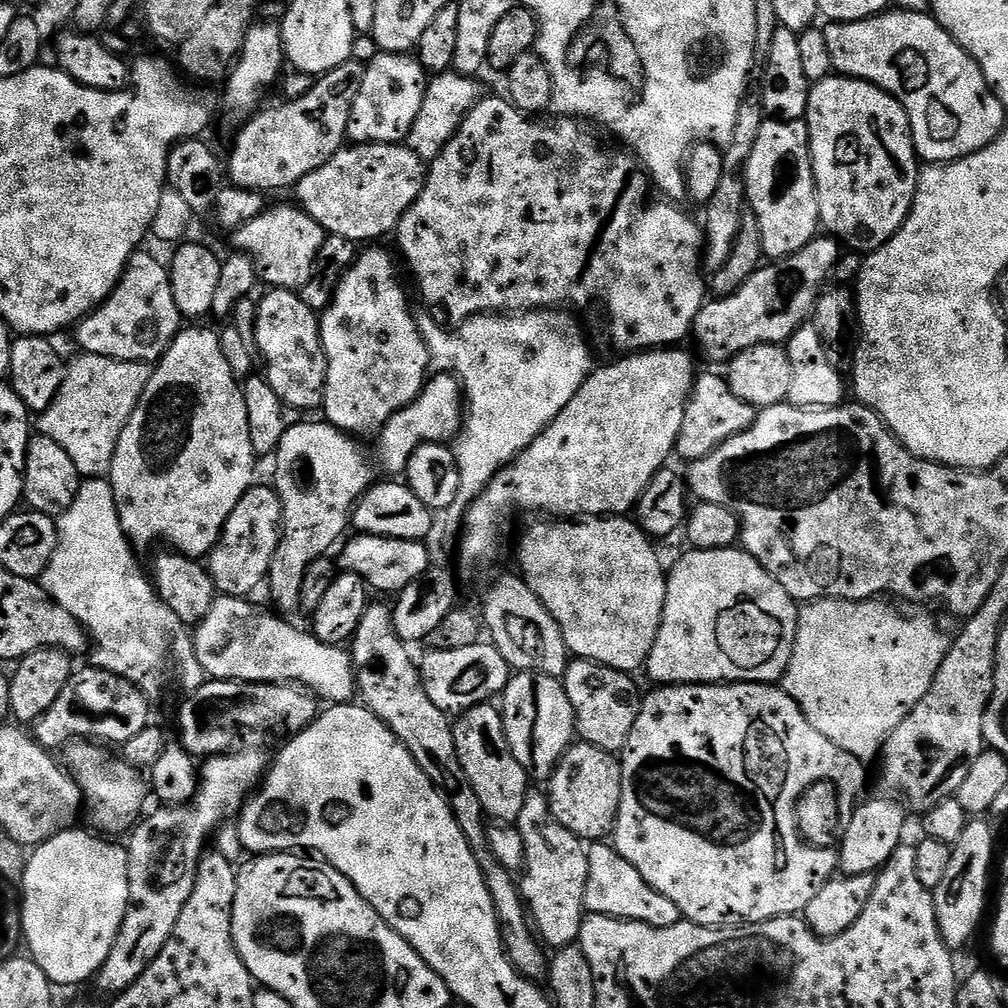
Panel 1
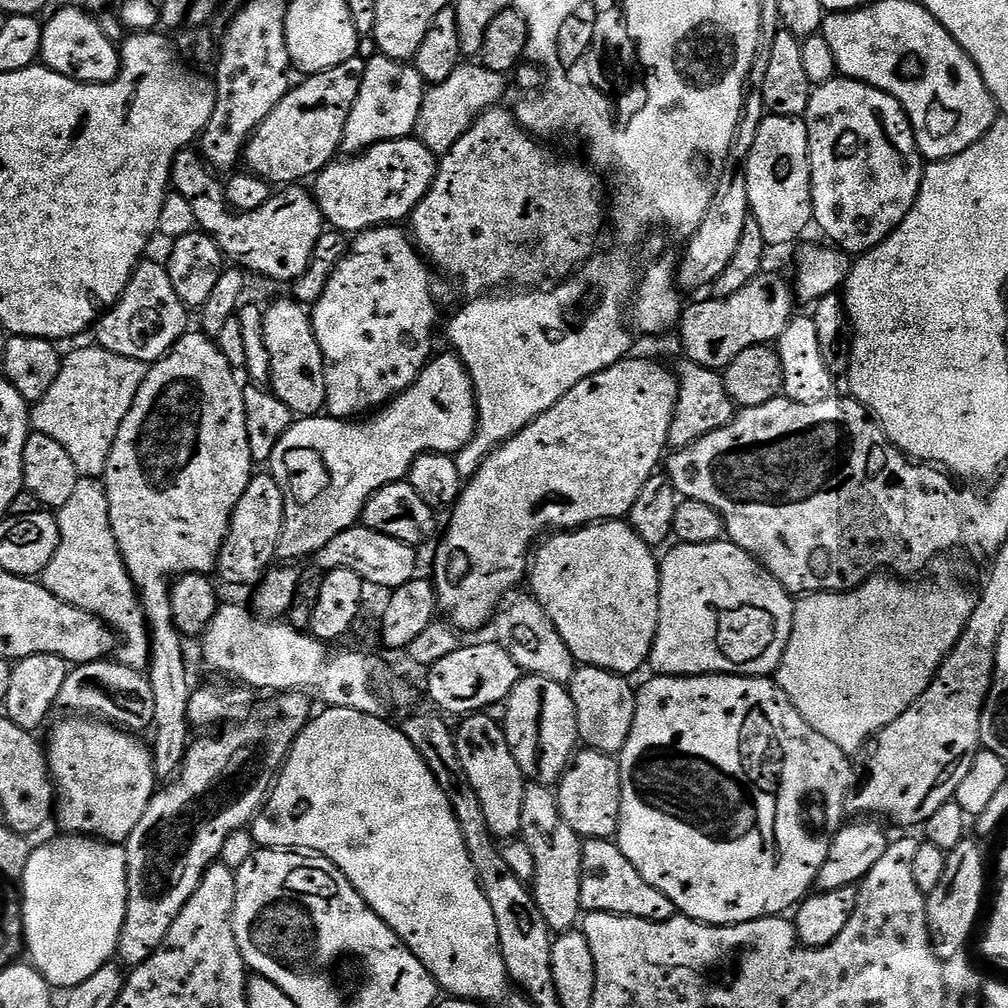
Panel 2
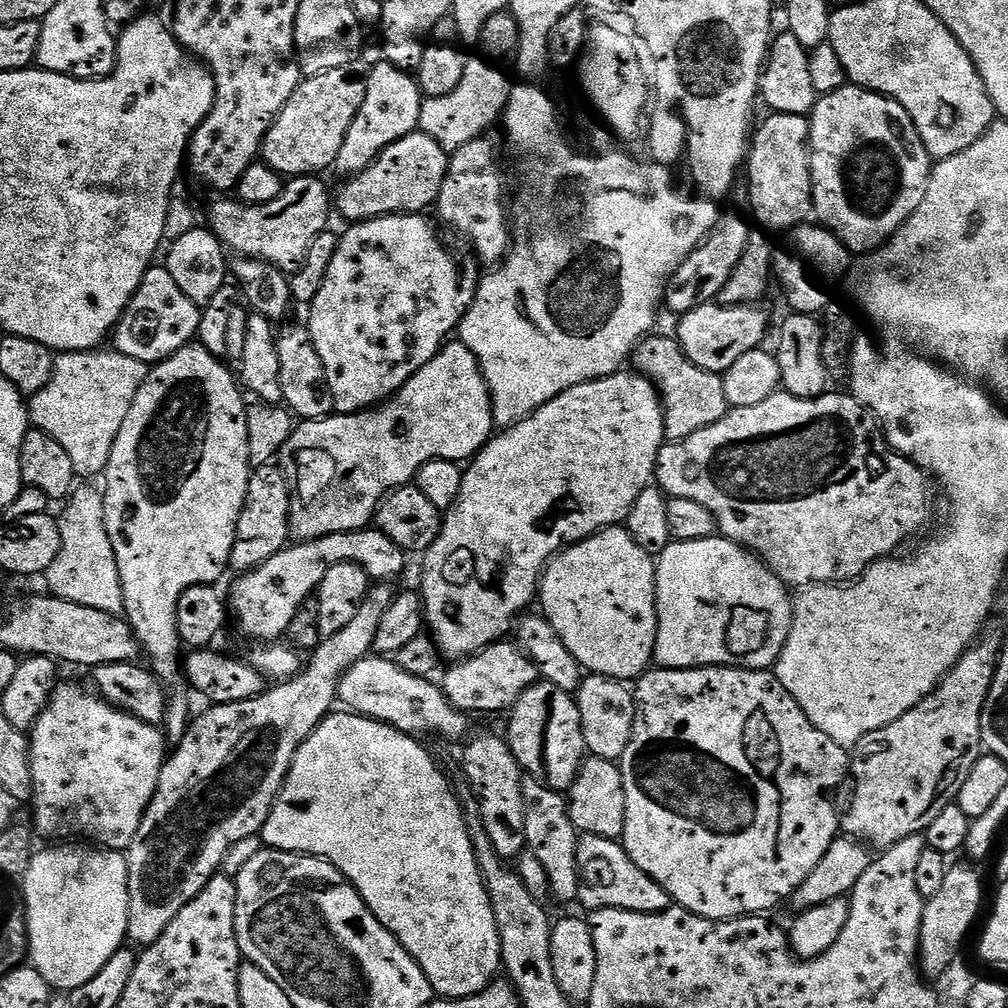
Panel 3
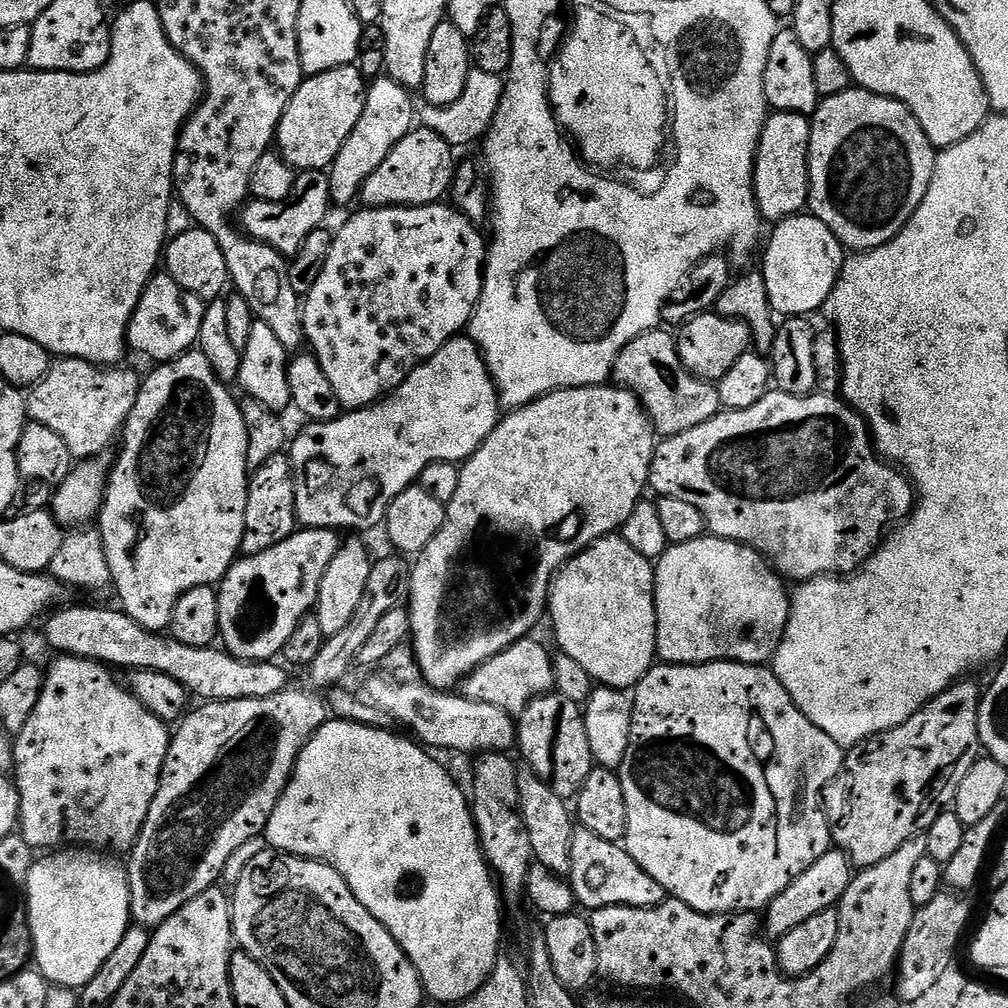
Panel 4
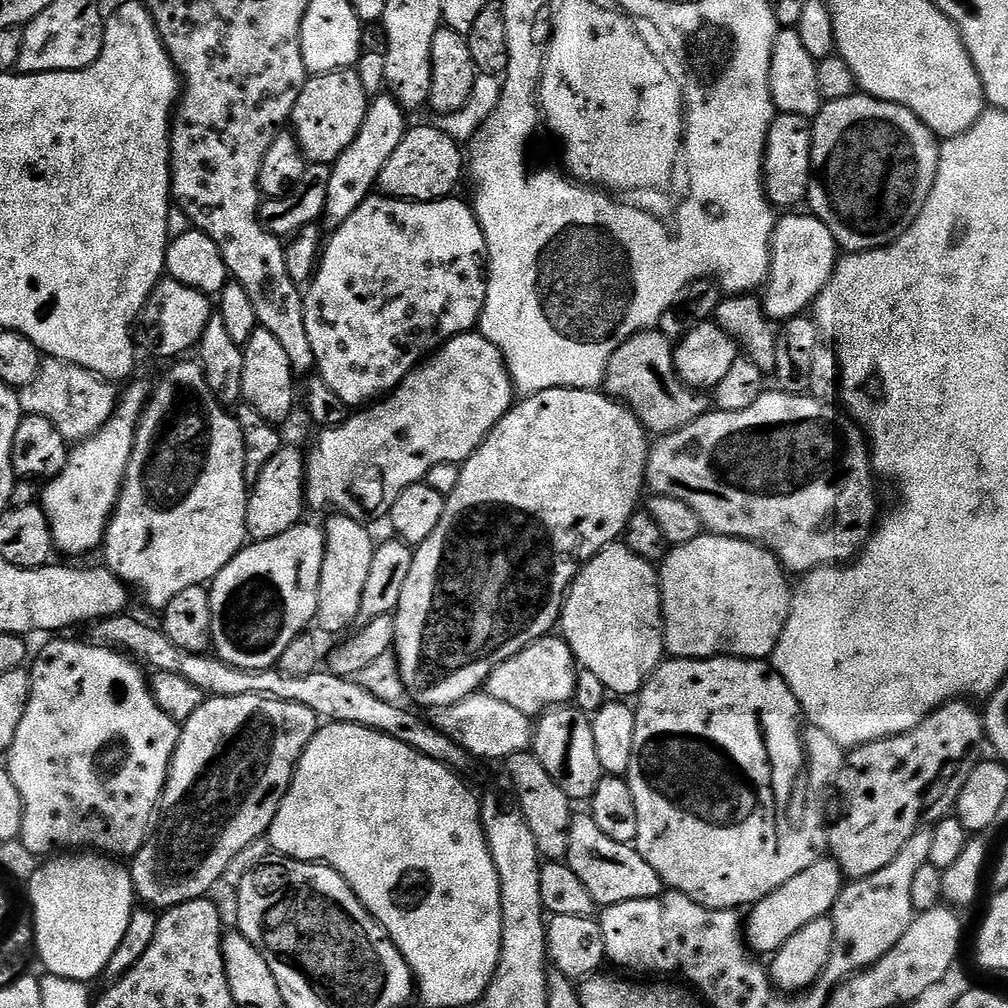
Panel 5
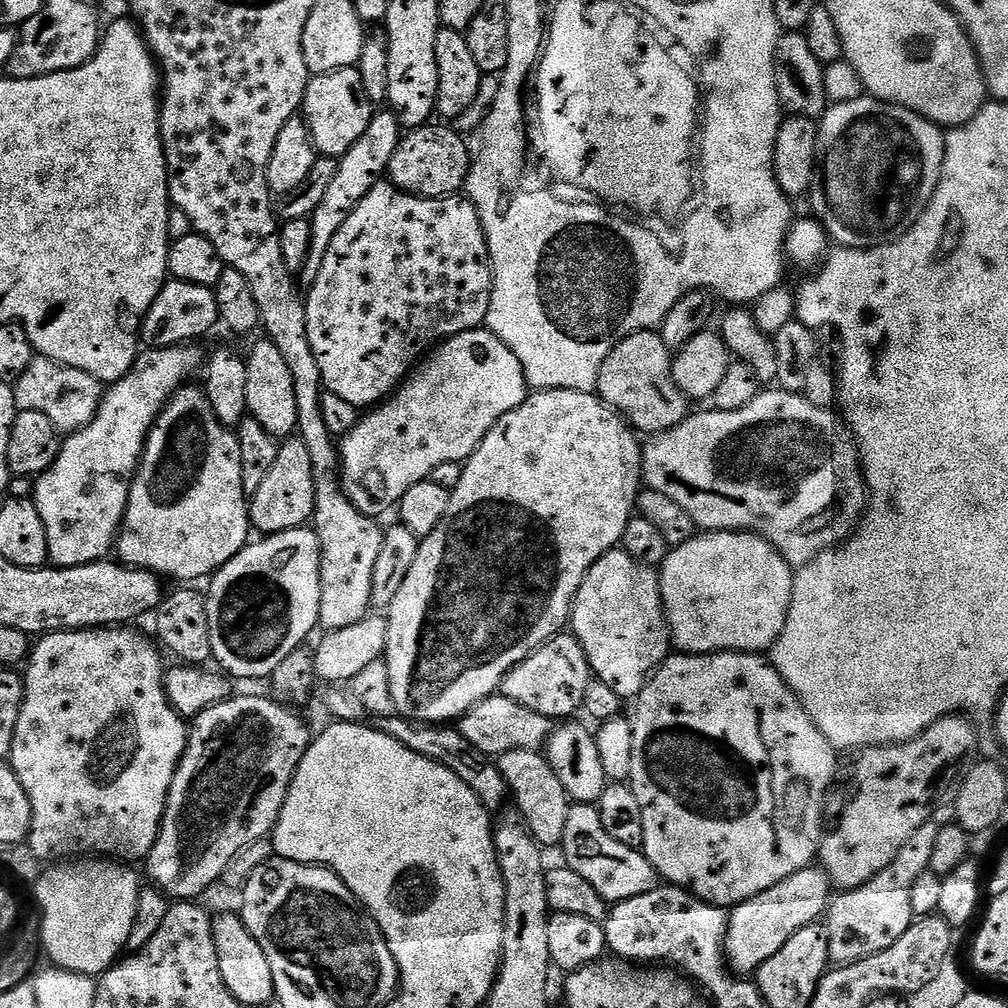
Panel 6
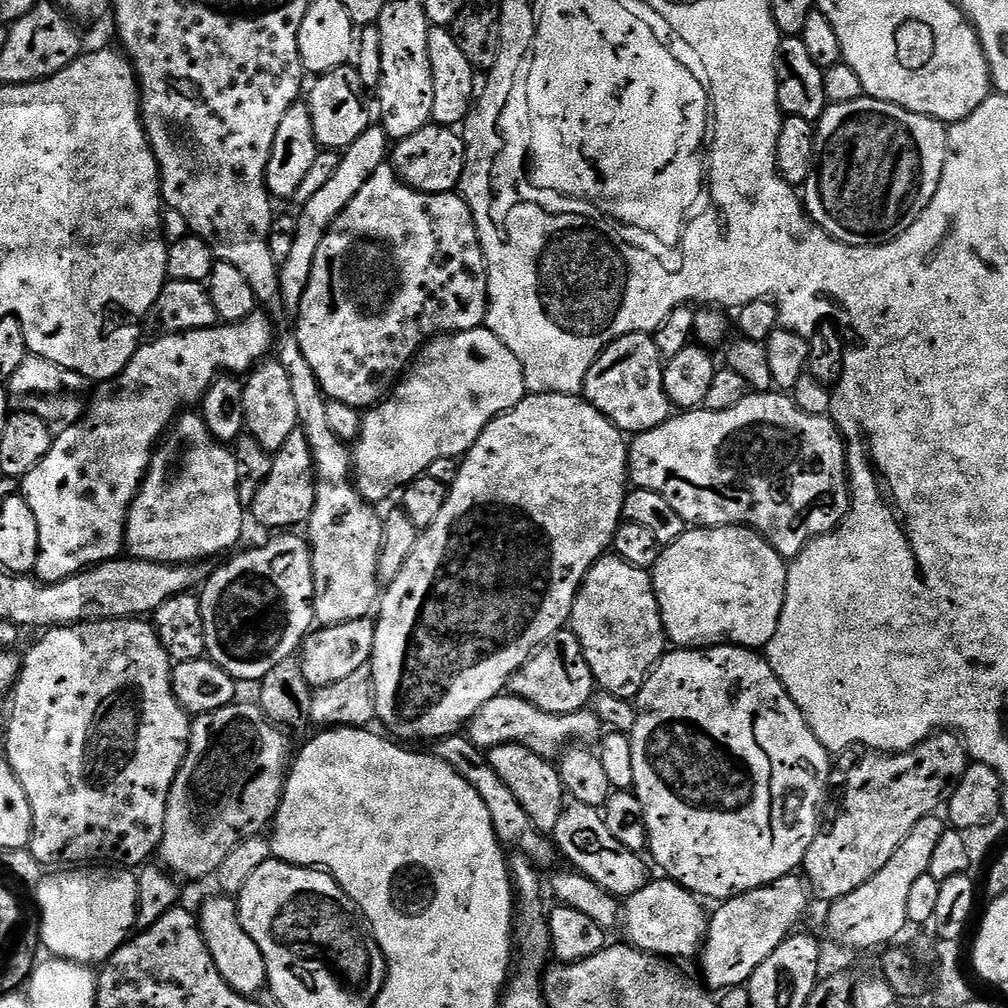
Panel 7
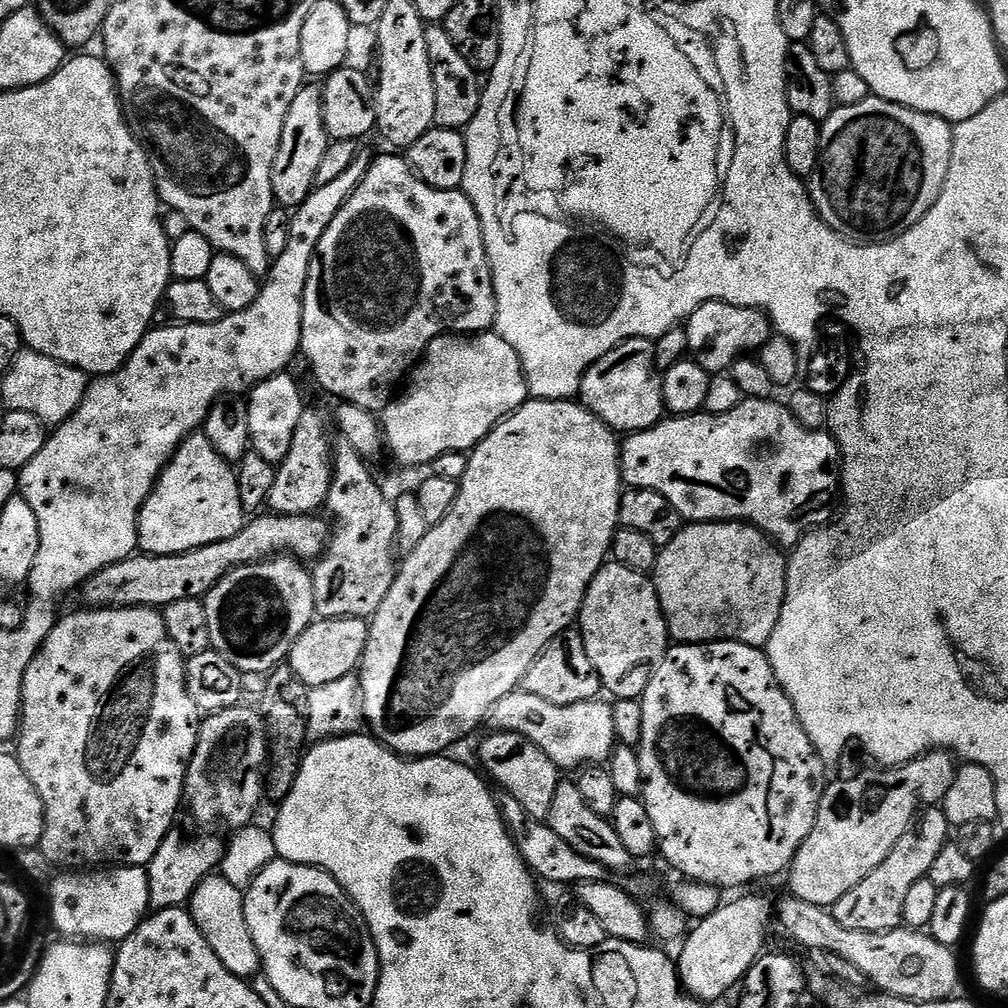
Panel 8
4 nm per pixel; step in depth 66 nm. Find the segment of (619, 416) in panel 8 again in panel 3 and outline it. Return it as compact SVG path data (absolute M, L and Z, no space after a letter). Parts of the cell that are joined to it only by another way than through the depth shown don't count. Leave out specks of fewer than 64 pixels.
M649 335L636 345L635 352L632 353L630 360L634 365L635 371L639 375L645 376L660 395L660 403L664 407L664 431L669 441L685 440L690 438L698 430L706 430L706 426L714 426L730 410L726 402L726 390L722 390L723 375L710 370L702 370L702 366L694 366L690 358L680 349L680 344L671 335L656 336Z

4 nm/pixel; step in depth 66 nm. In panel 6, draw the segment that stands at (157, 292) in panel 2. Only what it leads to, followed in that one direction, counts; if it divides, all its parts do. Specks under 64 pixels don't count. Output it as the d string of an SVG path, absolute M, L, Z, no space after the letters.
M169 279L162 286L158 298L154 298L154 302L150 306L148 313L145 314L139 339L143 343L145 340L145 345L148 348L173 348L179 344L191 345L193 342L200 342L196 340L202 339L212 327L217 327L219 319L218 302L216 301L216 294L213 289L206 286L194 286L190 282Z

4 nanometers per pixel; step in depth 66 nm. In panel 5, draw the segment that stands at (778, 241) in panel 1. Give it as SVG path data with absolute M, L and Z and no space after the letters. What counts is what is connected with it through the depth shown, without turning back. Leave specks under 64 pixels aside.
M798 114L777 115L772 121L768 140L764 144L764 193L777 209L792 210L799 200L801 203L807 197L810 181L812 181L812 120Z

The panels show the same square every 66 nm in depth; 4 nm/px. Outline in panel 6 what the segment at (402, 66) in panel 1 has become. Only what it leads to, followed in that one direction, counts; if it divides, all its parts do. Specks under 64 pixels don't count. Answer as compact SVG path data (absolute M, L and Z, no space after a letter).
M391 110L383 111L377 111L373 115L370 126L366 126L366 134L362 134L362 138L358 138L358 142L350 146L346 155L339 157L334 178L326 194L323 195L322 202L318 202L318 206L312 211L310 217L312 241L302 269L305 281L311 282L316 279L318 270L322 270L322 262L326 258L326 250L334 234L342 230L342 222L346 222L346 218L355 210L356 204L362 202L366 194L370 194L375 184L381 183L382 177L390 166L390 158L394 158L394 150L402 135L402 125Z

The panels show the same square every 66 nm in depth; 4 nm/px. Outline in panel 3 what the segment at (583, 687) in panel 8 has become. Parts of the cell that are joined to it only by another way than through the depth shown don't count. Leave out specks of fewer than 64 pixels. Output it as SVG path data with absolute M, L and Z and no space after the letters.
M501 642L484 648L474 656L455 661L442 679L444 697L459 712L507 713L538 682L536 664L515 643Z

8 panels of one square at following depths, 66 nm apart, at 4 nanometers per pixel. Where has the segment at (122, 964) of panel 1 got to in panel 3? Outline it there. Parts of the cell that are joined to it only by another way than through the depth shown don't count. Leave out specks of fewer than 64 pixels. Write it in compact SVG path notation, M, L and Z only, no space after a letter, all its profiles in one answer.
M376 582L369 587L366 598L362 602L362 606L358 606L358 614L354 614L354 619L347 626L338 630L338 634L330 634L321 639L317 648L311 649L310 656L312 658L301 667L300 671L292 677L291 680L276 682L271 685L260 696L250 698L246 702L230 702L229 704L212 704L204 713L197 715L191 721L186 730L186 734L181 738L179 744L171 749L170 755L165 759L162 766L162 774L159 788L156 789L156 797L150 802L148 813L142 818L142 826L138 826L138 834L134 834L134 842L126 850L128 857L128 934L127 939L136 946L147 946L158 942L158 938L162 938L162 934L166 930L166 926L170 926L170 922L174 922L174 914L178 914L178 910L182 910L182 906L189 904L197 894L202 890L202 886L206 886L206 882L210 882L212 876L217 875L224 867L224 859L227 852L235 843L241 842L242 839L250 838L251 836L260 836L264 830L264 823L270 814L270 810L274 806L276 797L280 795L280 791L284 788L284 779L288 777L290 766L294 762L294 758L298 754L298 750L310 738L310 734L318 727L321 722L328 717L333 711L334 705L338 700L340 690L340 679L346 674L346 670L350 670L350 666L354 666L360 660L366 659L372 652L374 646L374 634L378 634L378 626L382 623L382 618L386 615L386 610L390 610L390 606L398 595L397 589L392 589L393 585L388 582Z

